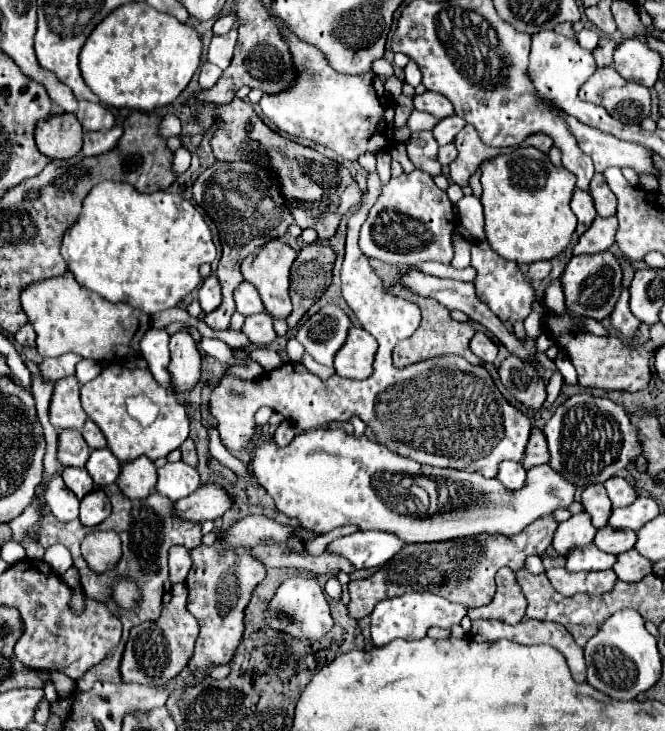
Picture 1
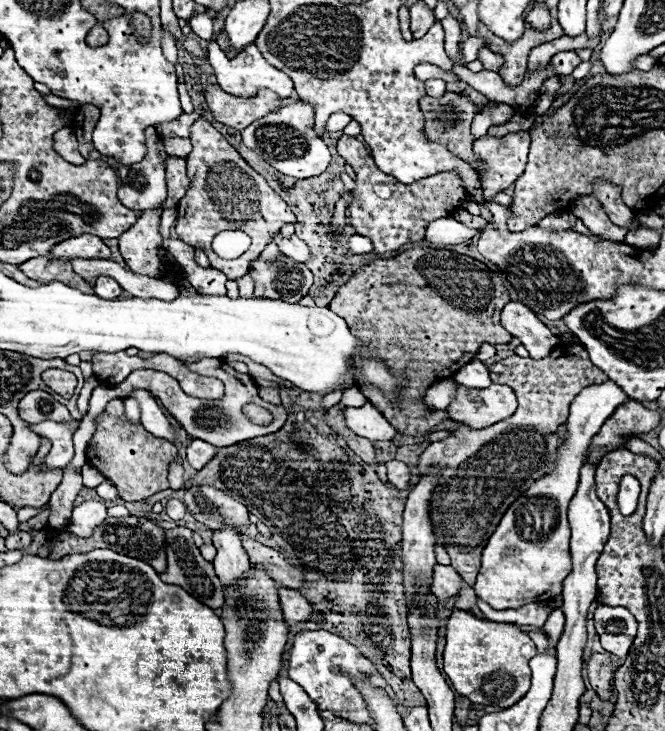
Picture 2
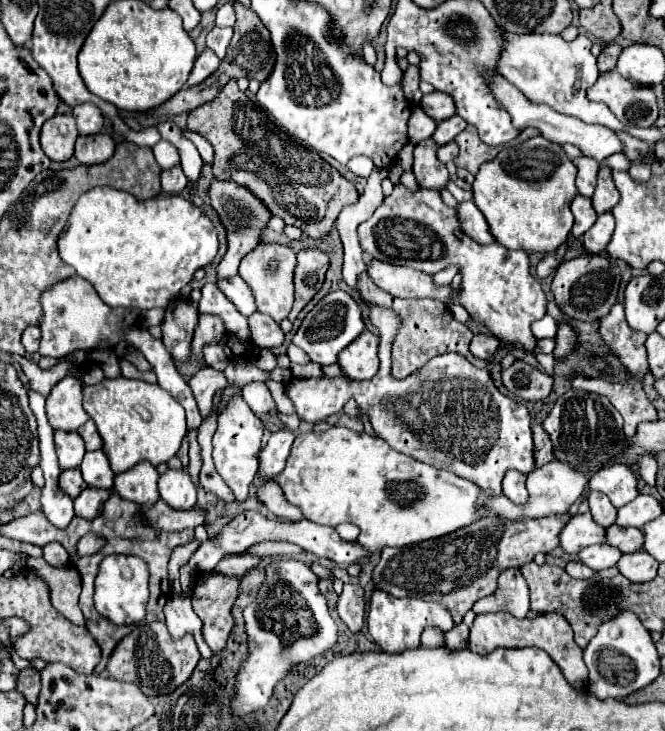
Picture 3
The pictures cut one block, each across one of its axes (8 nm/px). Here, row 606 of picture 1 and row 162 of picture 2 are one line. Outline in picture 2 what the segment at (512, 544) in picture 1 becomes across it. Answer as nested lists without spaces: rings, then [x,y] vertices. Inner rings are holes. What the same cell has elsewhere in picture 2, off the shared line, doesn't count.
[[[446,92],[440,98],[424,96],[420,98],[420,108],[426,116],[426,136],[428,140],[436,140],[438,144],[444,144],[450,152],[458,154],[464,162],[474,164],[474,152],[472,152],[472,134],[470,134],[470,124],[472,118],[478,114],[478,108],[462,94],[456,92]],[[342,136],[338,140],[338,154],[354,168],[356,172],[356,190],[350,202],[350,222],[358,234],[364,234],[372,240],[374,252],[384,254],[390,250],[398,250],[404,244],[412,244],[424,238],[424,224],[428,220],[436,220],[436,216],[450,216],[460,202],[462,180],[452,172],[438,172],[416,184],[400,184],[396,178],[380,172],[364,148],[364,144],[352,136]],[[388,188],[390,194],[382,198],[382,190]]]

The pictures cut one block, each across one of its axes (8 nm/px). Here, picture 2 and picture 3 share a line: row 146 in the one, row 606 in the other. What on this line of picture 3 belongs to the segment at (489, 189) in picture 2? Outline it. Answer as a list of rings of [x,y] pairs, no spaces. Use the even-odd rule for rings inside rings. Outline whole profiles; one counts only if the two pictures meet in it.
[[[508,568],[498,578],[498,588],[494,594],[478,600],[472,608],[476,614],[490,612],[508,612],[516,618],[526,618],[530,612],[528,604],[528,586],[520,576],[518,568]]]

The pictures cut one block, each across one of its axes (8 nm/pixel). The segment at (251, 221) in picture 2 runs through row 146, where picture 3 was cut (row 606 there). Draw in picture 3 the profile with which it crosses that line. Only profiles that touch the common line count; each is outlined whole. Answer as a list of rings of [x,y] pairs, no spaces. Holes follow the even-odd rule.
[[[204,572],[198,574],[192,590],[192,608],[202,620],[202,638],[204,642],[212,648],[214,654],[220,654],[226,648],[226,640],[234,628],[234,618],[232,618],[232,606],[234,600],[238,598],[238,586],[240,578],[228,578],[218,572]]]

